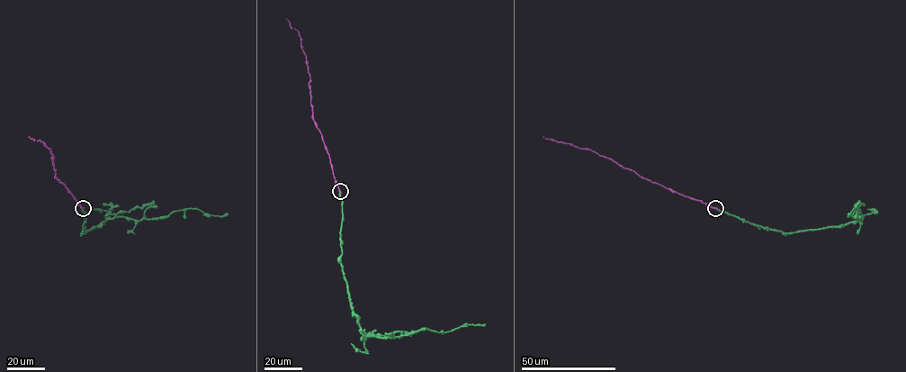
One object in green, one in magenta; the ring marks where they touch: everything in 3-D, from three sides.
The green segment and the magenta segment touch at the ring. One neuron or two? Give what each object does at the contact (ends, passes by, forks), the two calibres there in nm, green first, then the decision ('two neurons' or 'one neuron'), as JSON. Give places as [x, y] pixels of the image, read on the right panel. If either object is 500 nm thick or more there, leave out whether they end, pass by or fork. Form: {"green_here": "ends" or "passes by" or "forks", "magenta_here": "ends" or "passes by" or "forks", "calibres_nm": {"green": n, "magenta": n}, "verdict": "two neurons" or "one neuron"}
{"calibres_nm": {"green": 600, "magenta": 420}, "verdict": "two neurons"}

